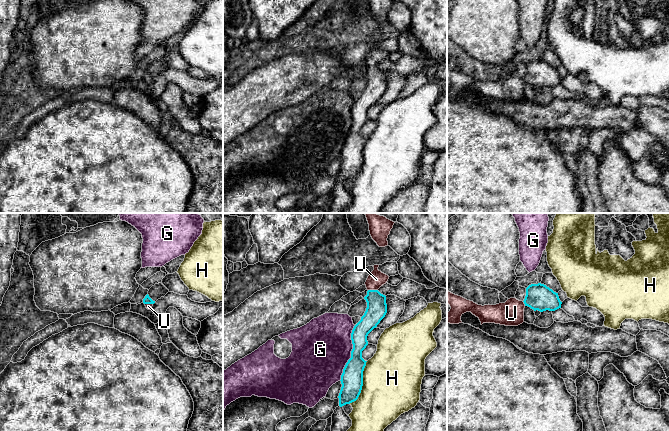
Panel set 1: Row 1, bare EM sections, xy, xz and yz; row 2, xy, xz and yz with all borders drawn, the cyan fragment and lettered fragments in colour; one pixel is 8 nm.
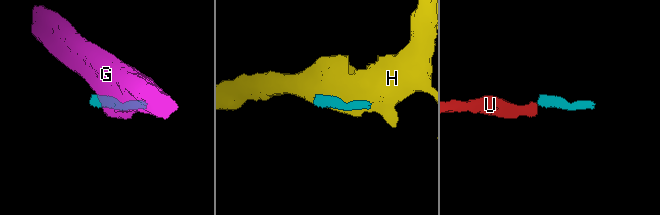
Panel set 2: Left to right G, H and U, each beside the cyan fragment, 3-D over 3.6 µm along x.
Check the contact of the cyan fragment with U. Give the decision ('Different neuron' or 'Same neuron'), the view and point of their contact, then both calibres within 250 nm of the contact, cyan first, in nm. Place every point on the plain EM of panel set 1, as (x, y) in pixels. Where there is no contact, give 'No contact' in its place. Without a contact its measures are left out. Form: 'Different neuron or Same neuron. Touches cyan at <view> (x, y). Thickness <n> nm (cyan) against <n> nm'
Same neuron. Touches cyan at xz (373, 66). Thickness 160 nm (cyan) against 140 nm

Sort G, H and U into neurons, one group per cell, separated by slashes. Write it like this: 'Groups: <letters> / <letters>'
Groups: G / H / U

